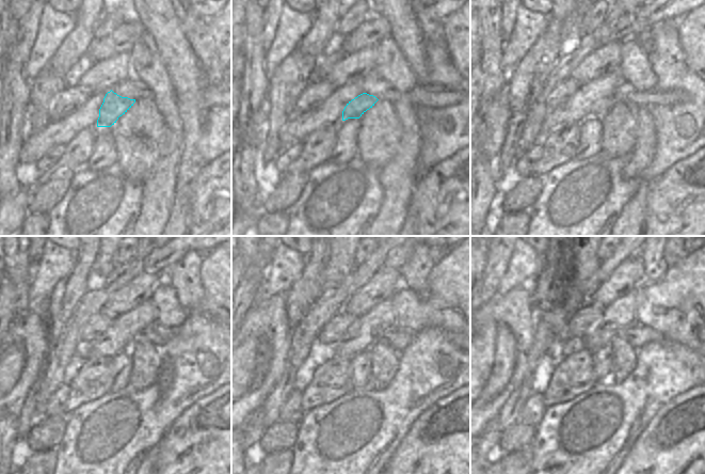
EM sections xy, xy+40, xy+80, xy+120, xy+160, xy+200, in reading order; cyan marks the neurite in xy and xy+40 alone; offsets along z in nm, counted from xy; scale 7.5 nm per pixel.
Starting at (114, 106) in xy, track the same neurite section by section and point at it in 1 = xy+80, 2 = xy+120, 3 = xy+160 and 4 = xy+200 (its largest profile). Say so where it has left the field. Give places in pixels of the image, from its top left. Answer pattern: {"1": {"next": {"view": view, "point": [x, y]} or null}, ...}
{"1": {"next": {"view": "xy+80", "point": [603, 106]}}, "2": {"next": {"view": "xy+120", "point": [158, 335]}}, "3": {"next": {"view": "xy+160", "point": [399, 337]}}, "4": {"next": {"view": "xy+200", "point": [638, 335]}}}

